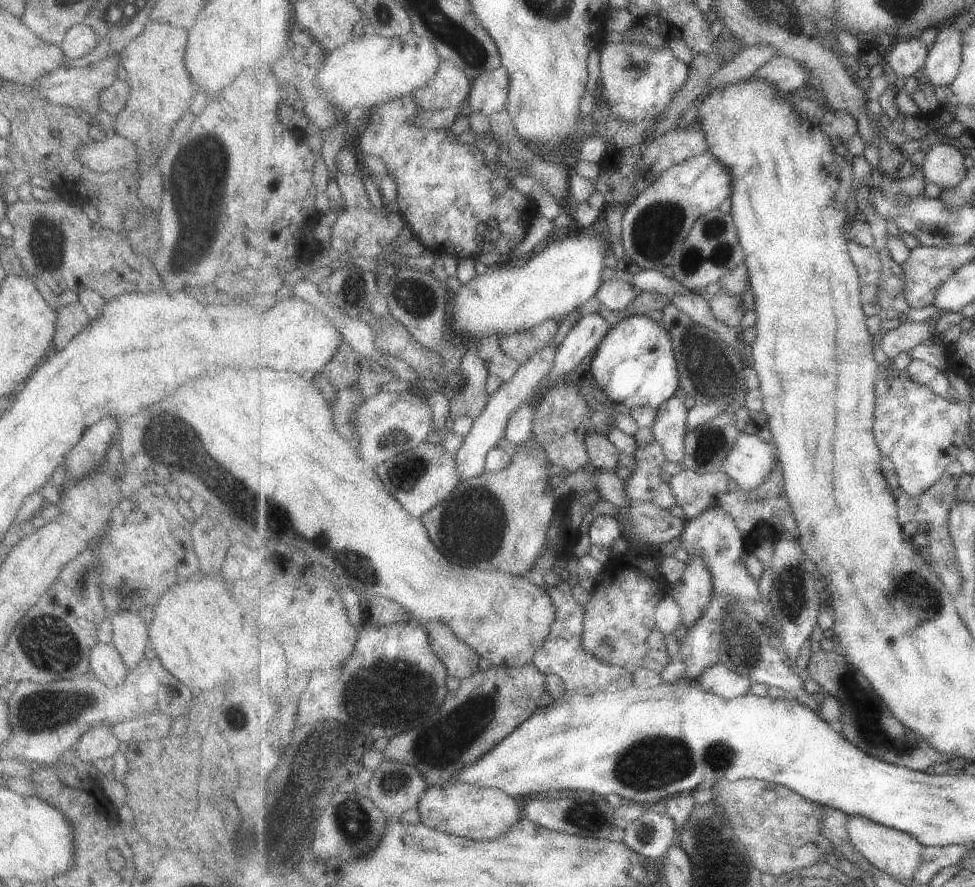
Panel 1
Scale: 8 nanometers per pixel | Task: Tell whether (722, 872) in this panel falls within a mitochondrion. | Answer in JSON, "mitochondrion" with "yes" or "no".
{"mitochondrion":"yes"}

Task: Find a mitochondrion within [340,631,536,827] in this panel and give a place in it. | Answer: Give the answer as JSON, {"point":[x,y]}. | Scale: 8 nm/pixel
{"point":[447,740]}

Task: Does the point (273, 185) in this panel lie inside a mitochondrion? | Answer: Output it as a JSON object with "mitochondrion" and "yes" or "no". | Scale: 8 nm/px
{"mitochondrion":"no"}

